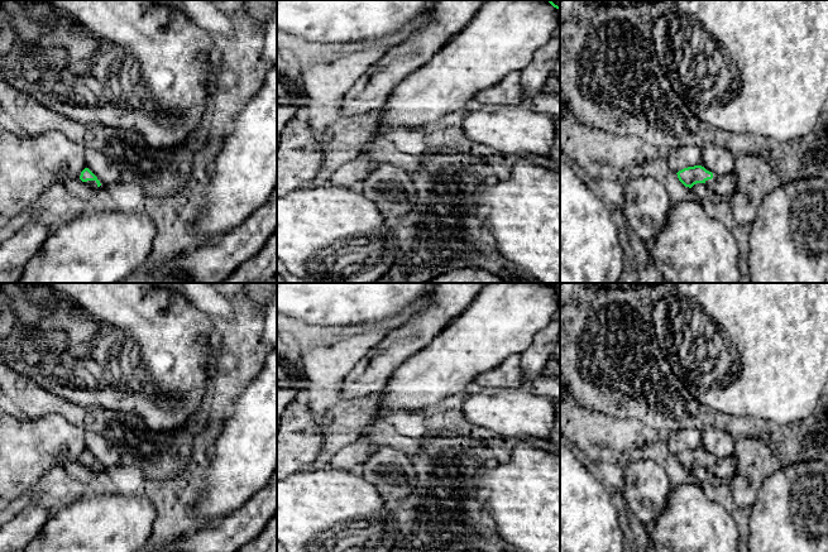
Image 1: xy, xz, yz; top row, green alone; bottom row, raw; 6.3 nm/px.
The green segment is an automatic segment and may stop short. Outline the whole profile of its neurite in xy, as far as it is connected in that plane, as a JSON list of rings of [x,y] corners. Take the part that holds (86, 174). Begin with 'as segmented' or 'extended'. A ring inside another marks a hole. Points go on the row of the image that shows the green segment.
extended; [[[87,167],[82,168],[82,171],[78,173],[77,178],[81,179],[82,182],[85,182],[86,184],[91,186],[92,188],[101,186],[97,177]]]

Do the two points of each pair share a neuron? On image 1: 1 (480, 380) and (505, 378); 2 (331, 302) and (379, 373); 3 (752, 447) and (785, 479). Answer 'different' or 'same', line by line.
1: same
2: different
3: different

